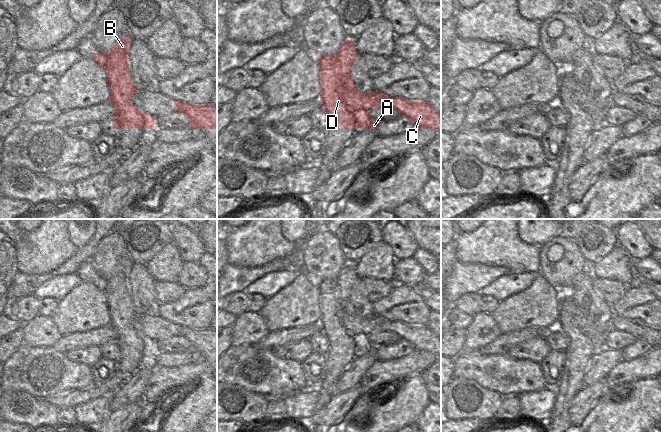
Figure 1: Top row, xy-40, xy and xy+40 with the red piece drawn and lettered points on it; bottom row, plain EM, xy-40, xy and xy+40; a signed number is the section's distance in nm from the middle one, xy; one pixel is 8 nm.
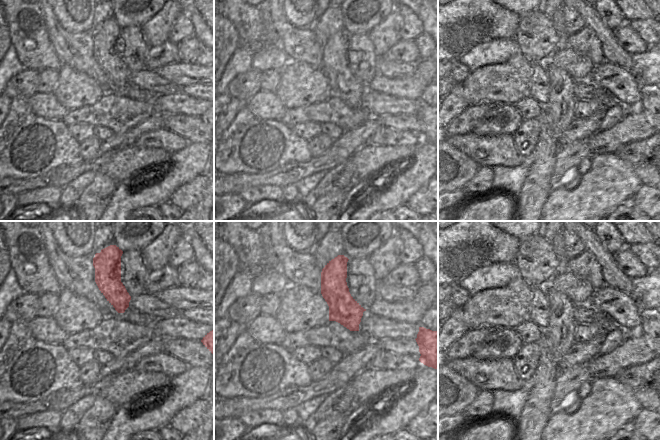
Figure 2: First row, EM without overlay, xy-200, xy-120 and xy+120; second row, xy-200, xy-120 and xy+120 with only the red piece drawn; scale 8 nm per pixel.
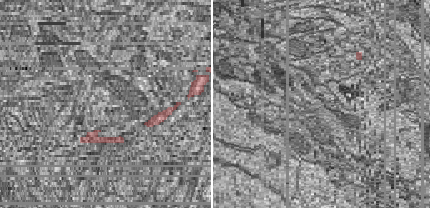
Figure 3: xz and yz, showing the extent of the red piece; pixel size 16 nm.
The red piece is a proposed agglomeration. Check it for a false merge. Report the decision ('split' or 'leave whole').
split

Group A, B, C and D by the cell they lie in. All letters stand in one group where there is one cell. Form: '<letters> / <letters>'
A B D / C

